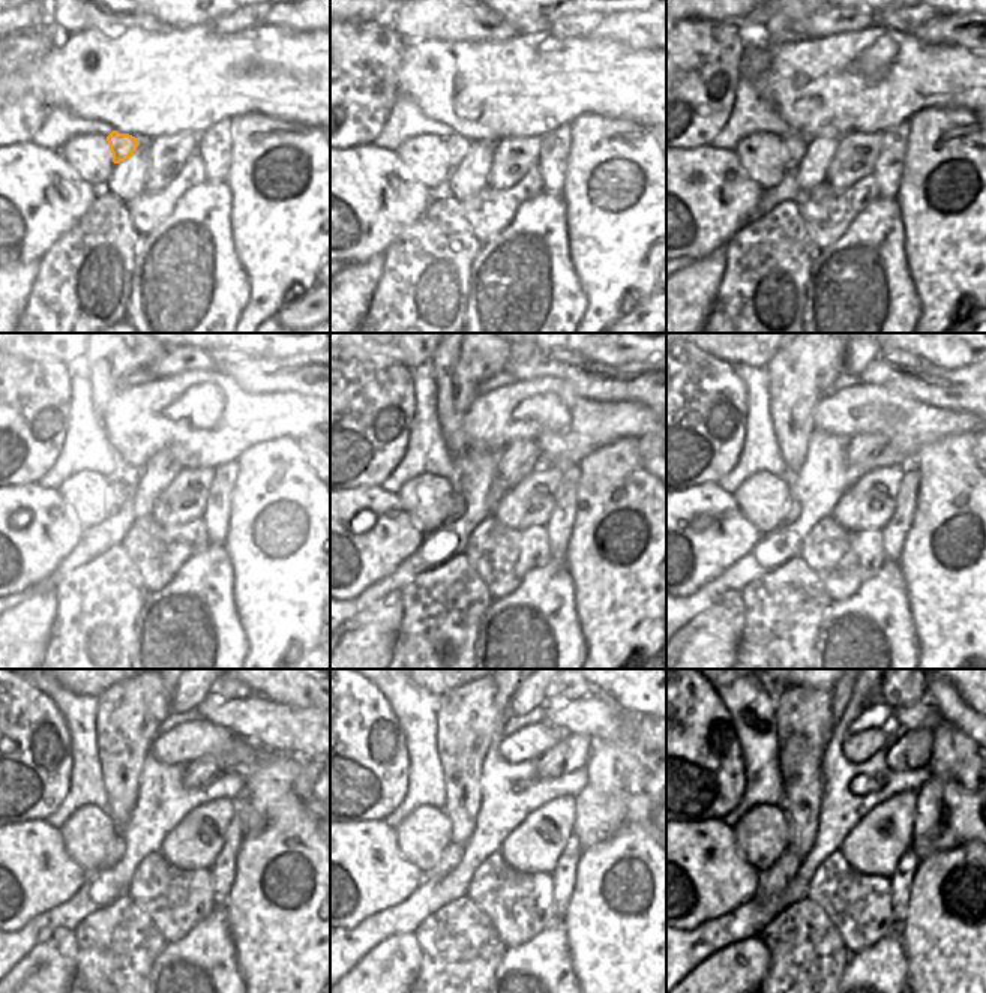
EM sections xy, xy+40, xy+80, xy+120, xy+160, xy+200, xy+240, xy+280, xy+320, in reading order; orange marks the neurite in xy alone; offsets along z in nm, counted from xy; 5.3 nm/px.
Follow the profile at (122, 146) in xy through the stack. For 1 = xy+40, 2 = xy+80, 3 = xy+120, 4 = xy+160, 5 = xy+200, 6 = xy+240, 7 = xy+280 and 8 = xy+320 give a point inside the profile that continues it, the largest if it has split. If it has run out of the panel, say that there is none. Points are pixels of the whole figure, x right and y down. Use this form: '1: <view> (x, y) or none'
1: xy+40 (456, 146)
2: xy+80 (794, 146)
3: xy+120 (119, 492)
4: xy+160 (456, 509)
5: xy+200 (793, 510)
6: xy+240 (116, 851)
7: xy+280 (450, 857)
8: xy+320 (772, 881)

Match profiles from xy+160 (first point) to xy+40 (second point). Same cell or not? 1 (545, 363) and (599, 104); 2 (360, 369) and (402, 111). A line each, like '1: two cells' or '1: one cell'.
1: two cells
2: two cells

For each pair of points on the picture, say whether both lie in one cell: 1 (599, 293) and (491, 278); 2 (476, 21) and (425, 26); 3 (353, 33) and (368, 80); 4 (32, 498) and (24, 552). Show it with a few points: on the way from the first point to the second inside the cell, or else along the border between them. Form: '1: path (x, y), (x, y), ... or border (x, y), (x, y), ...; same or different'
1: border (569, 257), (586, 297), (583, 317); different
2: path (464, 21), (437, 21); same
3: path (353, 45), (353, 65), (356, 68); same
4: path (38, 512), (38, 539); same

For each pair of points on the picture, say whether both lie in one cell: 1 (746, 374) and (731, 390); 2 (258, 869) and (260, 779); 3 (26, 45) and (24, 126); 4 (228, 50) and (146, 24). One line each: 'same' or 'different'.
1: different
2: same
3: same
4: different

